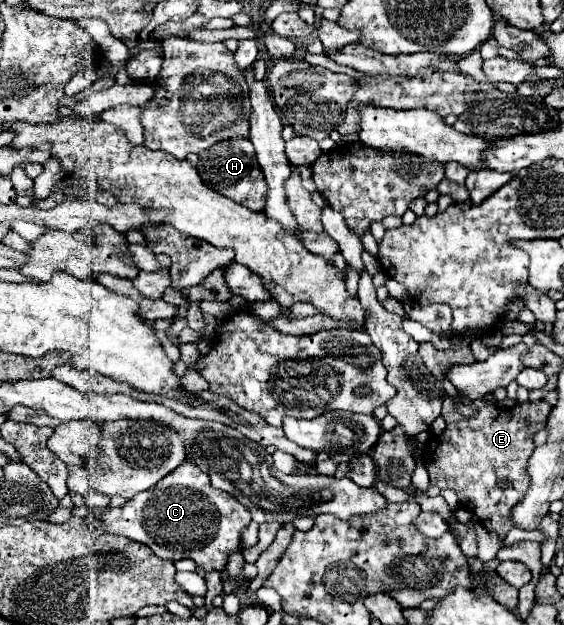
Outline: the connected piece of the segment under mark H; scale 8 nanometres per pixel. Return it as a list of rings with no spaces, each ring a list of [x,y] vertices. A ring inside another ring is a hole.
[[[230,139],[224,143],[218,143],[214,149],[204,151],[198,155],[198,171],[204,183],[212,187],[214,191],[220,191],[222,195],[230,197],[232,201],[252,209],[252,211],[262,211],[264,209],[264,193],[266,193],[266,183],[264,175],[256,163],[256,153],[252,149],[252,143],[246,139]]]

